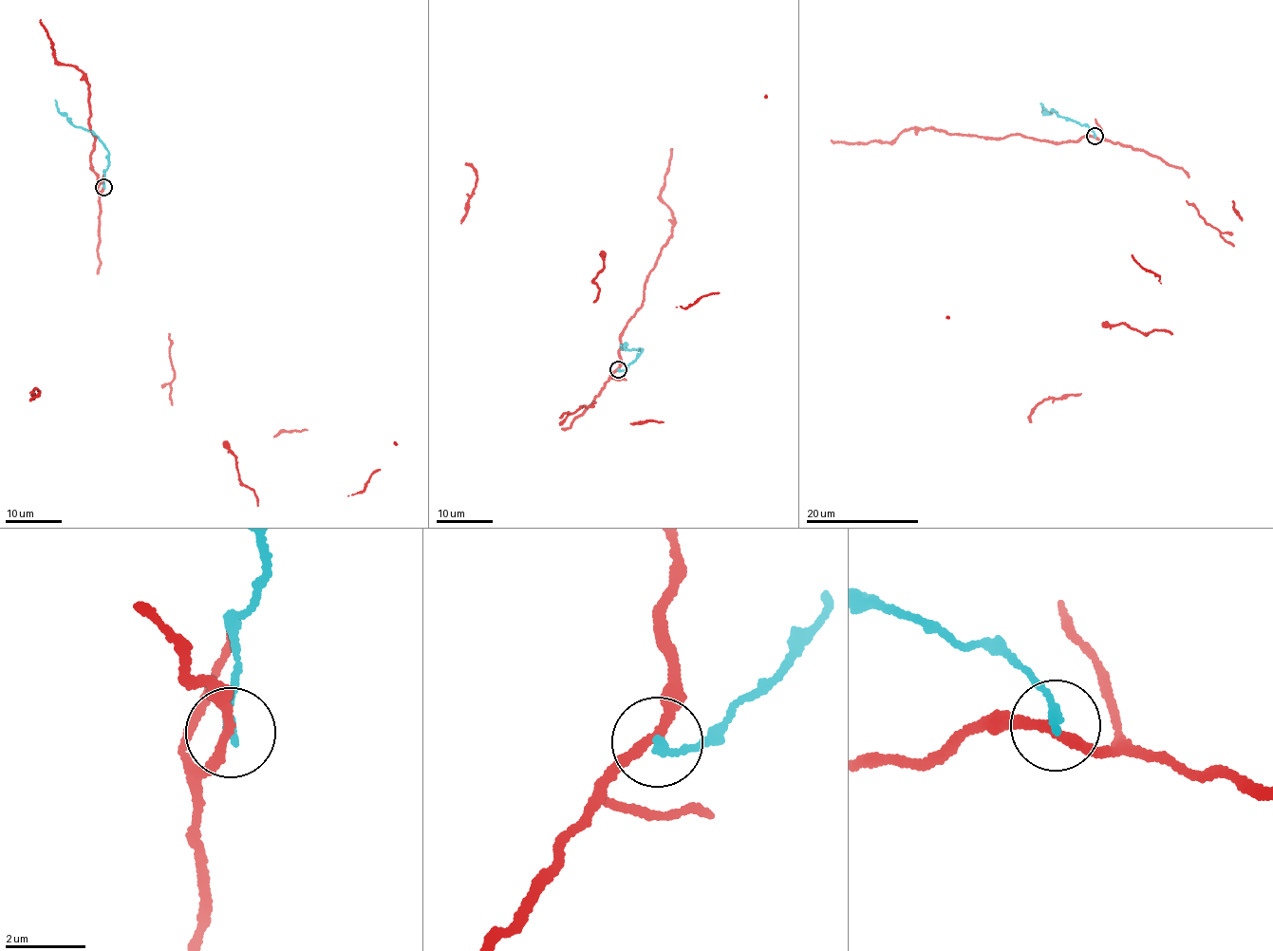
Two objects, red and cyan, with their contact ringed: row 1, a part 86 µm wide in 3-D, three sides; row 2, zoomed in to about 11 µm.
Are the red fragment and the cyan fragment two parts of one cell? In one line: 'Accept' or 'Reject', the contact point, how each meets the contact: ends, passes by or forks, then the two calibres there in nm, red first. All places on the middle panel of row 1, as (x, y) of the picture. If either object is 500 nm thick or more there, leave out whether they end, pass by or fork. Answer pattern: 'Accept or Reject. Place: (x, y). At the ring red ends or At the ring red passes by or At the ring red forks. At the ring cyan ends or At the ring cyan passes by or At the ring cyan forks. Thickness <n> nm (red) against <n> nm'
Reject. Place: (618, 369). At the ring red passes by. At the ring cyan ends. Thickness 240 nm (red) against 240 nm

